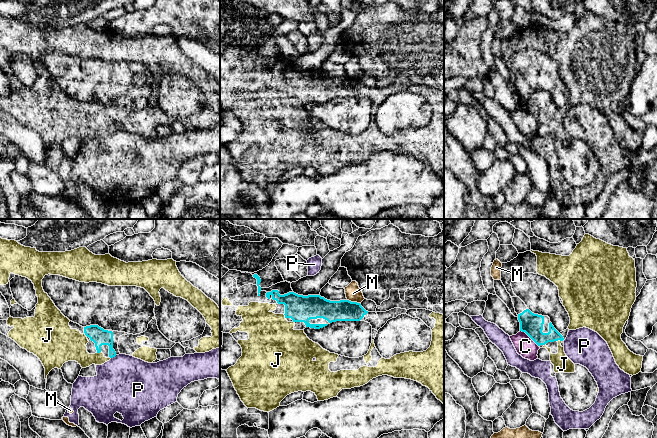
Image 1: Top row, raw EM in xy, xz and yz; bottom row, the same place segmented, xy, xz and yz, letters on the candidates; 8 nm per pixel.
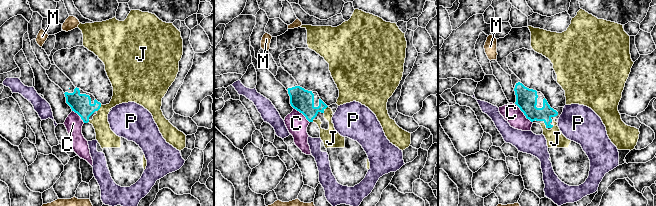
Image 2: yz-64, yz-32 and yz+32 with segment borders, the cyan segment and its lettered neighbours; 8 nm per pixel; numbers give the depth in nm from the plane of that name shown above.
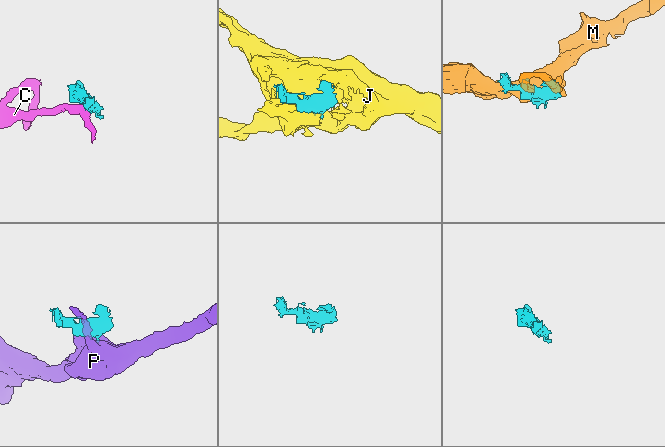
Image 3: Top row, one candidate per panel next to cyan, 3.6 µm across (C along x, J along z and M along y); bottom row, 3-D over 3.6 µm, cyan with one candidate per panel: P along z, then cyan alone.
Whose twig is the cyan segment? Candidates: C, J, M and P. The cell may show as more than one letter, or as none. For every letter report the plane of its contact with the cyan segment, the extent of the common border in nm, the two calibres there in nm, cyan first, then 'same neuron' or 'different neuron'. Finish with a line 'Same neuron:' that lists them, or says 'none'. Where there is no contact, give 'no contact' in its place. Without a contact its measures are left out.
C: yz | 200 nm | 180/160 nm | different neuron
J: yz | 40 nm | 180/140 nm | same neuron
M: xz | 110 nm | 180/130 nm | different neuron
P: xy | 50 nm | 140/460 nm | different neuron
Same neuron: J

